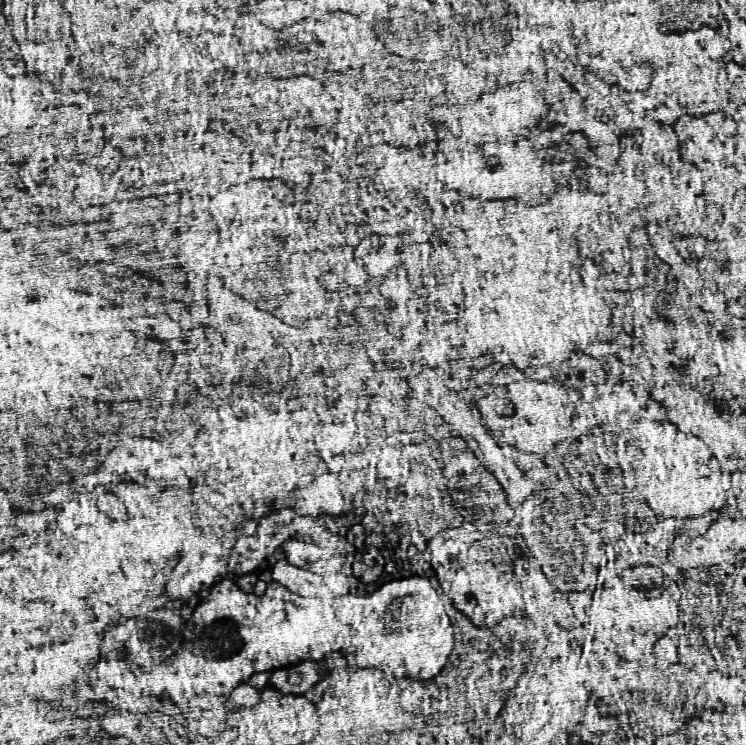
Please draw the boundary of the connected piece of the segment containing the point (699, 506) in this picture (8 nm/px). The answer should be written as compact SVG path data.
M648 400L648 412L640 418L636 430L632 432L632 438L628 440L628 448L634 456L634 472L638 478L638 486L650 506L650 510L656 514L656 518L672 518L676 522L682 522L686 518L698 518L716 510L722 510L730 504L730 494L724 490L722 476L720 476L720 462L712 458L712 452L704 442L696 436L684 434L676 430L668 420L668 410L664 404L656 400Z

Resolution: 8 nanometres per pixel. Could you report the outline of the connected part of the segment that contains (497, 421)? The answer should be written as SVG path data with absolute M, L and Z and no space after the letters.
M520 380L508 386L496 386L486 392L486 396L478 402L478 410L484 424L498 442L526 456L544 456L550 454L564 438L564 402L566 394L554 380Z

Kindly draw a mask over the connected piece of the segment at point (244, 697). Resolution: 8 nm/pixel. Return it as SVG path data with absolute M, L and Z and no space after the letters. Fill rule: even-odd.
M242 684L242 686L238 686L236 692L232 694L232 700L230 700L230 716L236 714L236 710L254 708L258 702L260 702L258 690L254 690L250 684Z

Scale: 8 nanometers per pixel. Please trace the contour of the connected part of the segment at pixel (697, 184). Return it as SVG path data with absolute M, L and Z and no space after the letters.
M688 166L688 182L690 182L694 192L700 194L704 190L704 178L702 178L702 172L696 166Z

